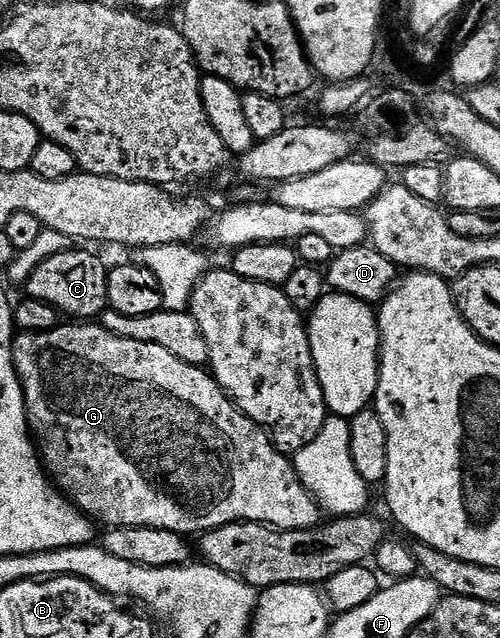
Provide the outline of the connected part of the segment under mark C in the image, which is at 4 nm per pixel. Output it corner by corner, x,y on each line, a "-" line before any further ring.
71,247
65,249
60,255
52,255
52,259
44,259
36,271
27,279
24,292
31,301
48,303
53,309
57,309
59,314
66,319
98,319
108,308
108,265
105,265
94,253
85,253
85,248

